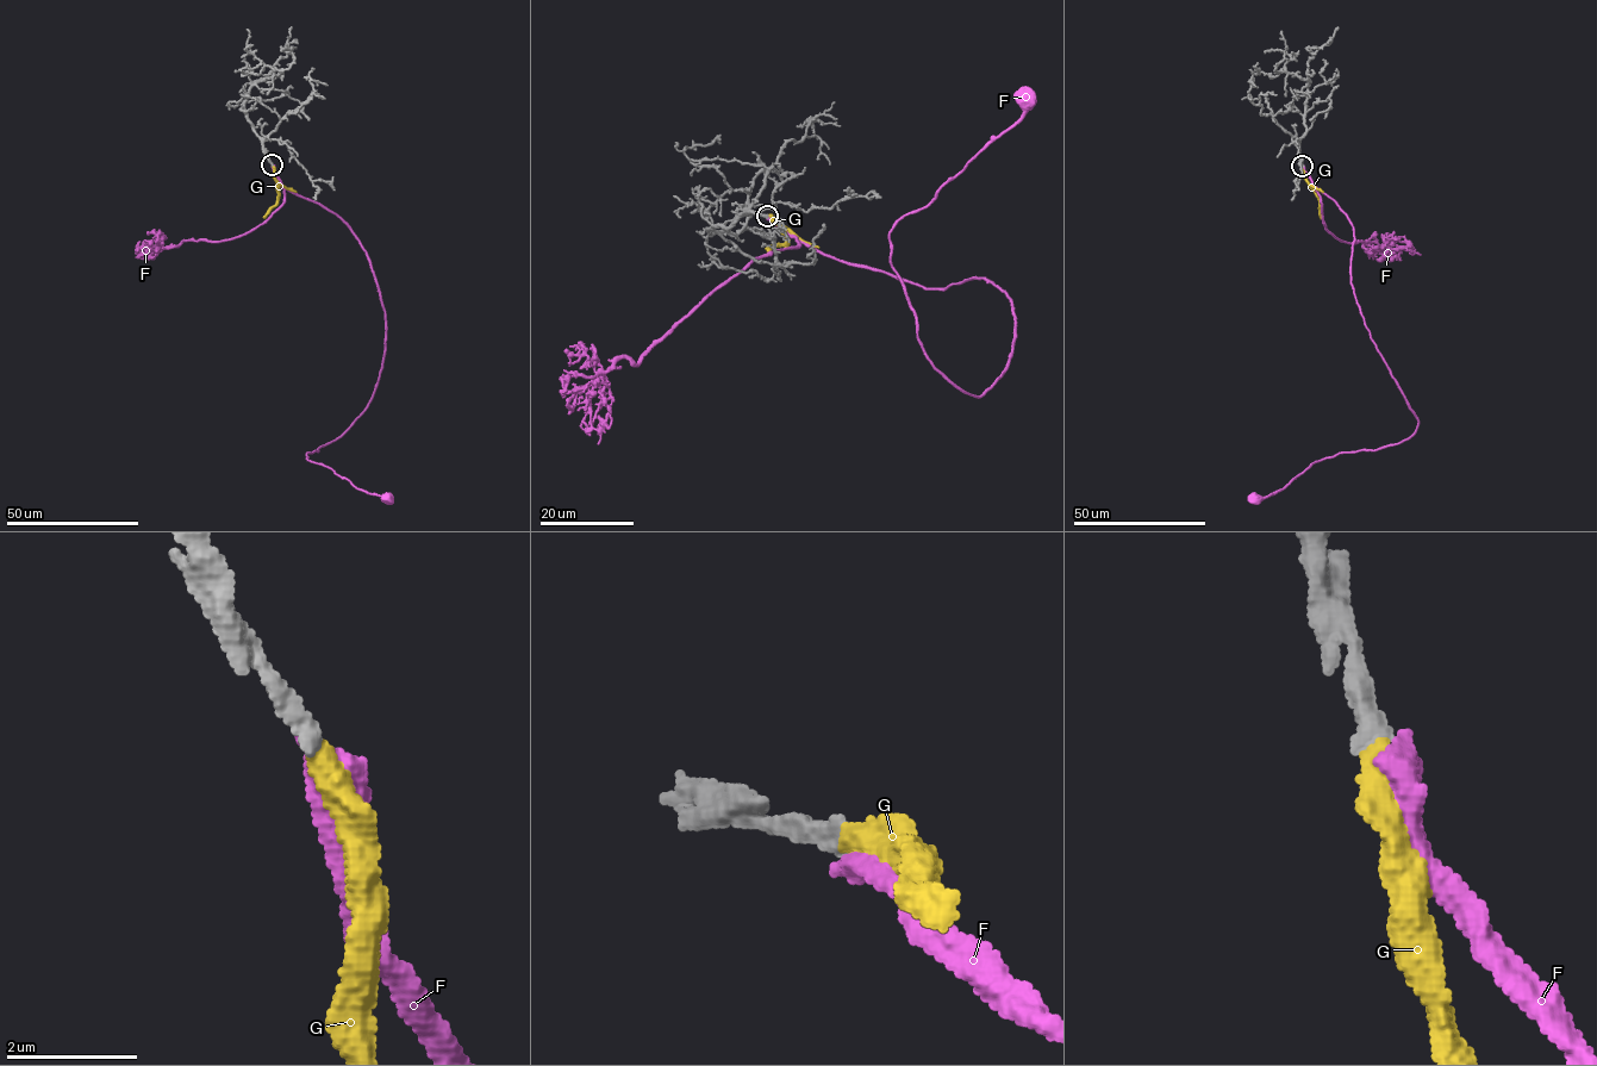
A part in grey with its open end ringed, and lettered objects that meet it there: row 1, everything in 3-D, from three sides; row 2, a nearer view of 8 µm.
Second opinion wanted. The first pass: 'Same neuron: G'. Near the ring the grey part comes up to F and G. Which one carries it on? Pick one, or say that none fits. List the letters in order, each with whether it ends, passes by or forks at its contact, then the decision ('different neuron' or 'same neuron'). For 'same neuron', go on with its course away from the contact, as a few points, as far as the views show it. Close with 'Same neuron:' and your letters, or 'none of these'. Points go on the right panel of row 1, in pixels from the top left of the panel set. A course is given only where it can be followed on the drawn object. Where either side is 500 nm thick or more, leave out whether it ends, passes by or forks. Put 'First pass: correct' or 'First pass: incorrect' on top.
First pass: correct
F: different neuron
G: it ends there; same neuron; it runs (1303, 166), (1304, 179), (1317, 197), (1322, 219)
Same neuron: G

